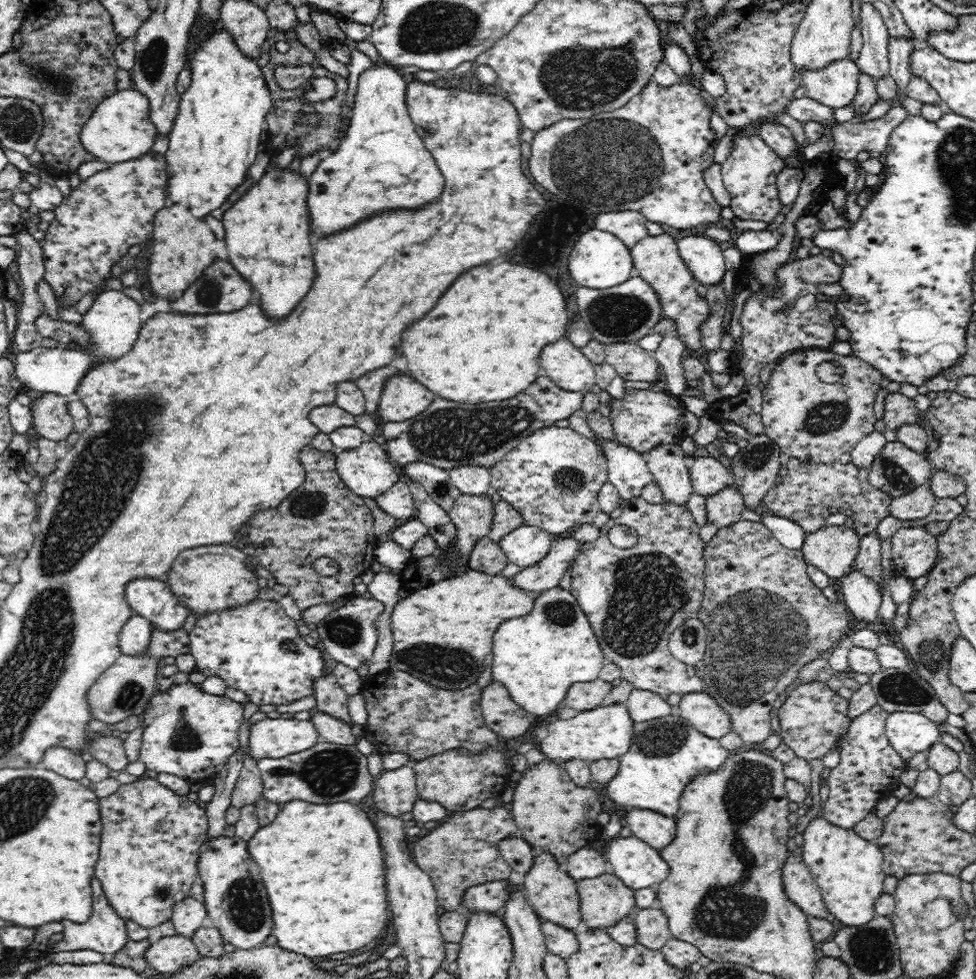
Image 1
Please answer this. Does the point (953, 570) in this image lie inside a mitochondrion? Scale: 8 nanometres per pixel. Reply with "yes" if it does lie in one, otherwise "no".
no

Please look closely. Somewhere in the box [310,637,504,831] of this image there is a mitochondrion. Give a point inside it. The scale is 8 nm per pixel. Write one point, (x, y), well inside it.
(452, 665)

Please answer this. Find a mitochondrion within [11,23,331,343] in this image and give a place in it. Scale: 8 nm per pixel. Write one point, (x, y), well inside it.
(155, 58)

